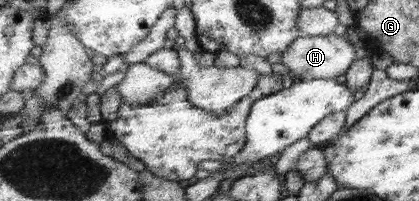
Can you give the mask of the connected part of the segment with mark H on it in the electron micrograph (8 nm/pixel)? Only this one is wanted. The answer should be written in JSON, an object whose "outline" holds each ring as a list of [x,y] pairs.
{"outline":[[[332,33],[325,37],[298,37],[290,48],[282,53],[281,62],[290,70],[295,80],[310,81],[341,77],[351,69],[356,60],[356,46],[348,41],[348,37]]]}

